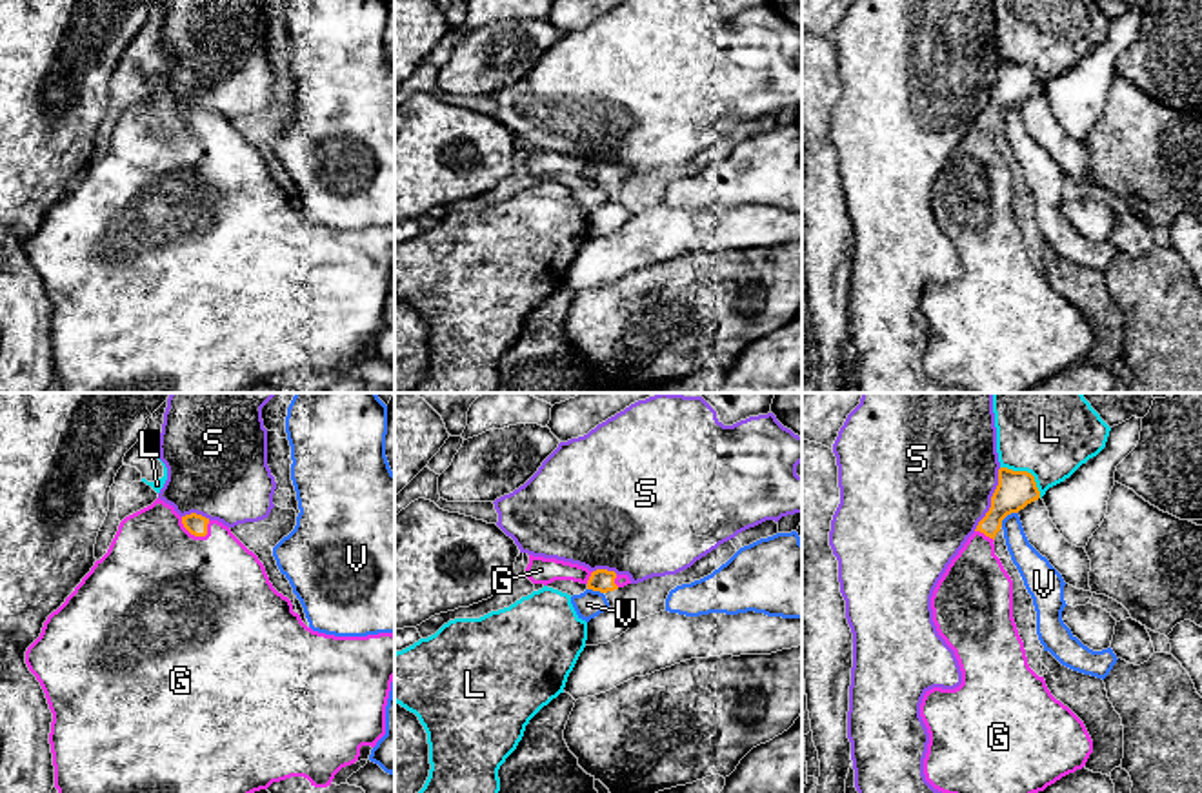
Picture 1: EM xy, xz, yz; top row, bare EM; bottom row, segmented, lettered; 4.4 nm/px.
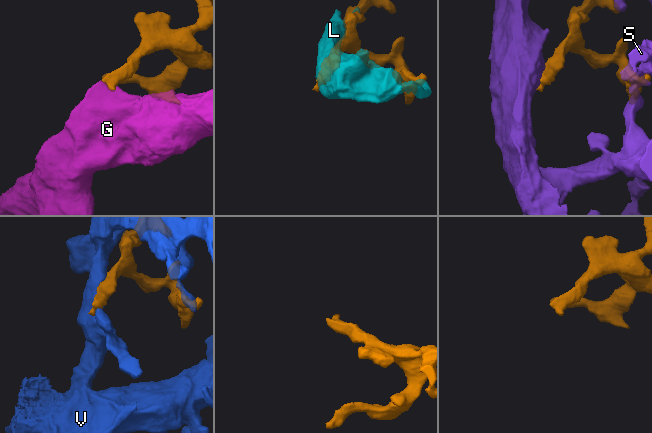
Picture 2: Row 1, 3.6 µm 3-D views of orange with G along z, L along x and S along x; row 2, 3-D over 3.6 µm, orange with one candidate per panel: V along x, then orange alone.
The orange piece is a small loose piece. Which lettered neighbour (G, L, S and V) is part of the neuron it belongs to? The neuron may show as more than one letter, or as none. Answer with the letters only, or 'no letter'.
G

